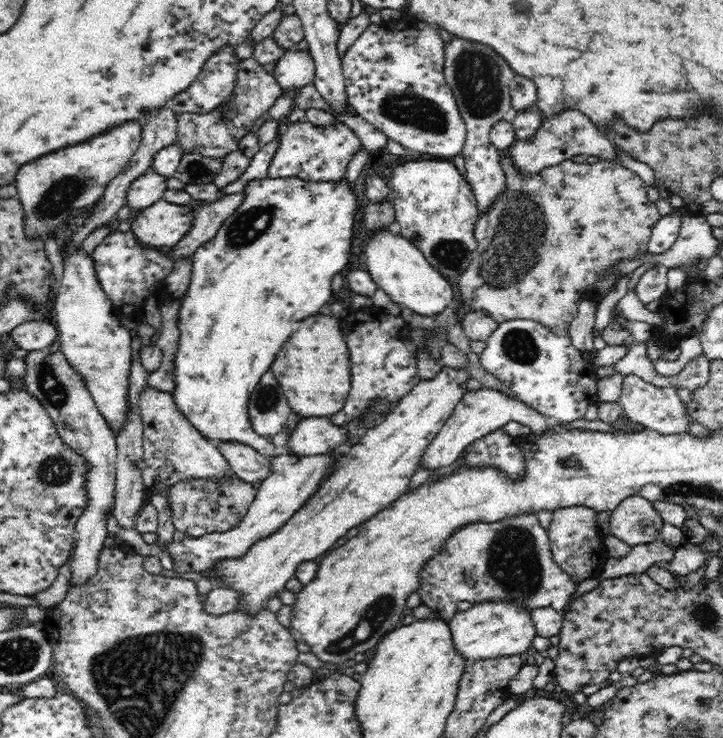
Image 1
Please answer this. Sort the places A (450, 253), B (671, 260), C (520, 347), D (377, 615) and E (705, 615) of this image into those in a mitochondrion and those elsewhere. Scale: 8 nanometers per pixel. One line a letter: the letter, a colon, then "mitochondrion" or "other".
A: mitochondrion
B: other
C: mitochondrion
D: mitochondrion
E: mitochondrion

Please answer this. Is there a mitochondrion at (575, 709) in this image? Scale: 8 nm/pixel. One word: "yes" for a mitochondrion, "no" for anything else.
no

